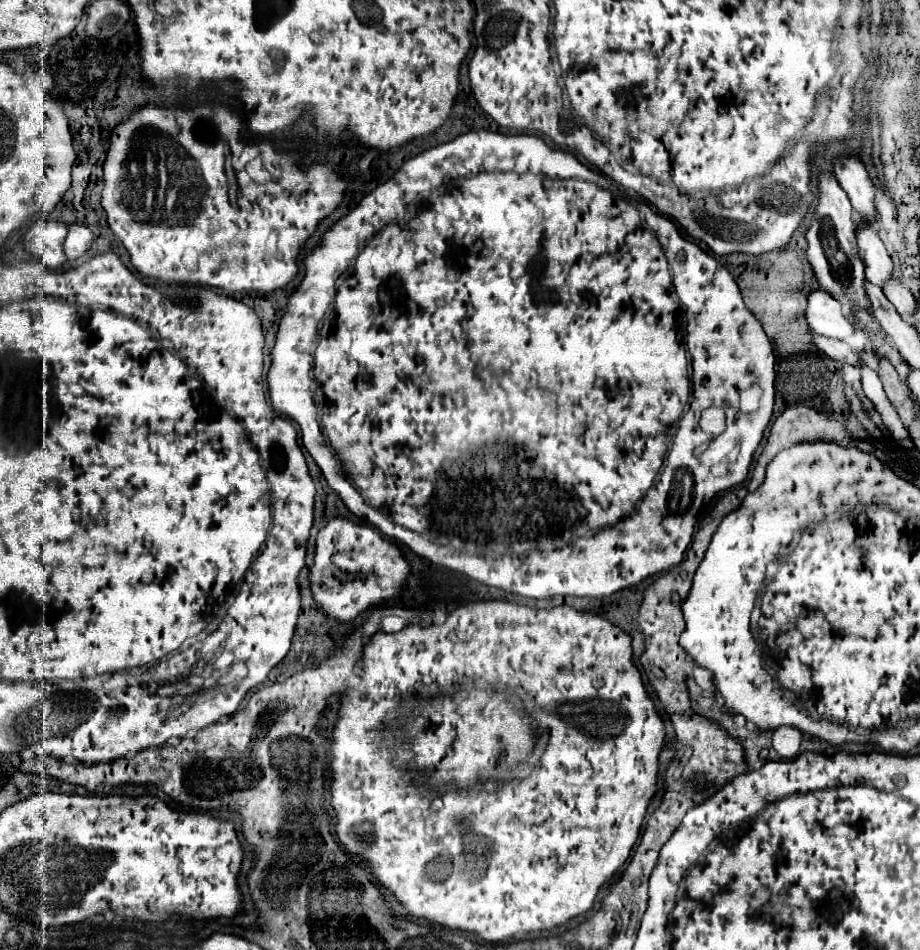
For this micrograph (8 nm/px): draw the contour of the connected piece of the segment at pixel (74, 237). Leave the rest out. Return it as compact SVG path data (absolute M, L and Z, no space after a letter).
M81 224L69 226L69 234L65 238L65 256L67 256L67 260L73 262L73 260L81 258L89 250L91 242L93 242L93 234L91 234L89 228L85 228Z

